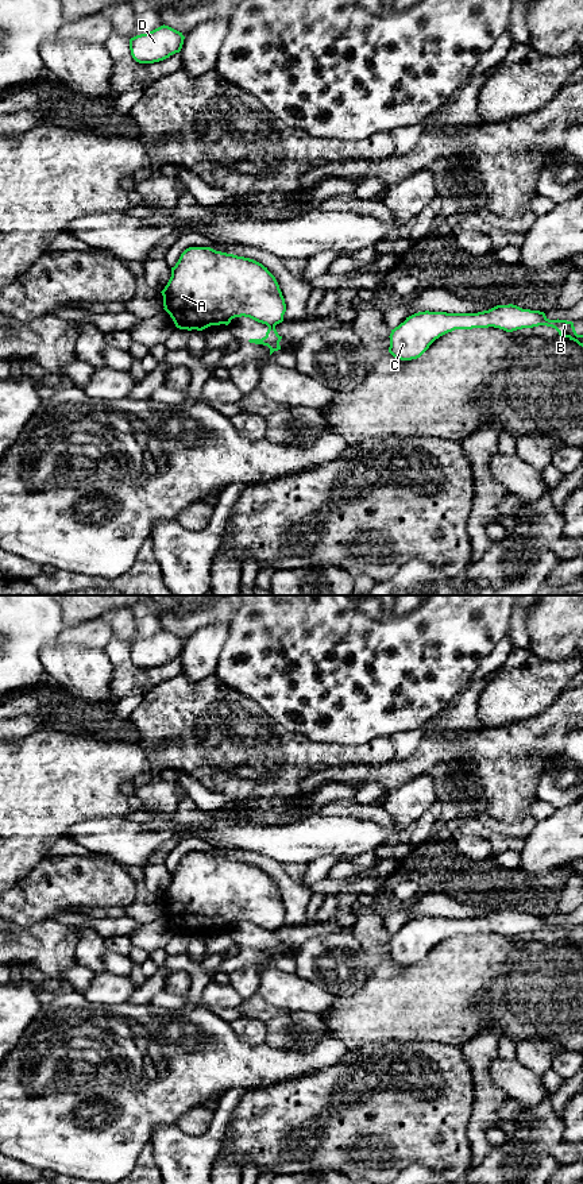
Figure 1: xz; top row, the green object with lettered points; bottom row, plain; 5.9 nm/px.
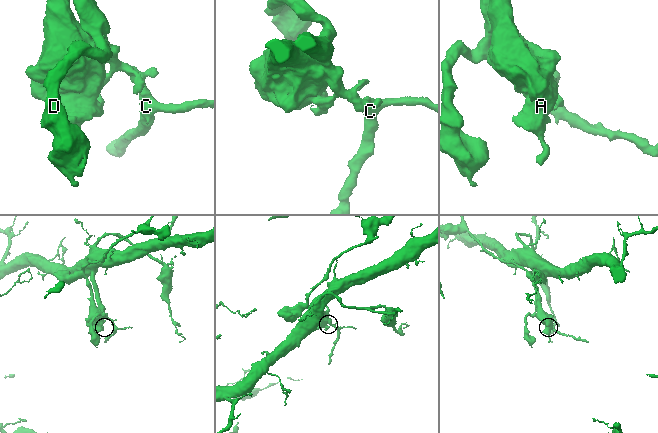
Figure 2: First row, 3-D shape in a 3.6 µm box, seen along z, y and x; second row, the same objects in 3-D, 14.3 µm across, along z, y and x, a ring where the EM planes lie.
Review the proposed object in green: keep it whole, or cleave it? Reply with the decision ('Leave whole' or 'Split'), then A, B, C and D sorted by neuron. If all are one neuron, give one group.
Split. Groups: A / B C D

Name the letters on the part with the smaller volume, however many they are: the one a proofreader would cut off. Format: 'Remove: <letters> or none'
Remove: A

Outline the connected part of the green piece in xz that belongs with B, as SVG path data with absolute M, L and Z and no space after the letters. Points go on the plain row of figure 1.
M497 910L478 918L418 917L391 934L389 957L401 965L420 963L440 941L455 934L499 933L513 937L522 933L547 930L560 941L583 952L583 940L578 940L572 926L549 925L544 917L522 914L517 910Z

